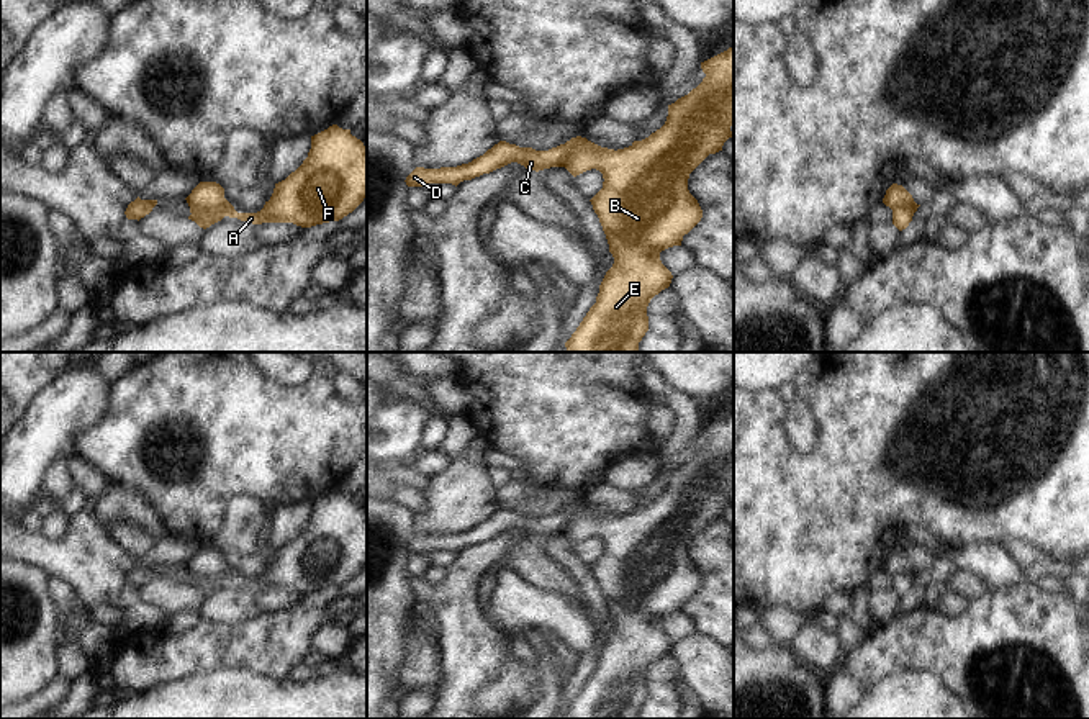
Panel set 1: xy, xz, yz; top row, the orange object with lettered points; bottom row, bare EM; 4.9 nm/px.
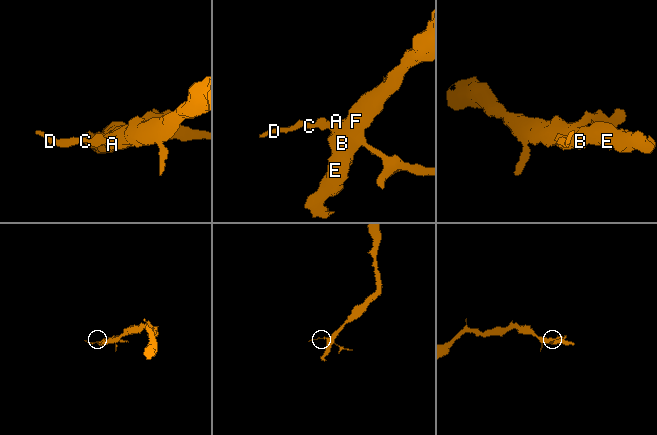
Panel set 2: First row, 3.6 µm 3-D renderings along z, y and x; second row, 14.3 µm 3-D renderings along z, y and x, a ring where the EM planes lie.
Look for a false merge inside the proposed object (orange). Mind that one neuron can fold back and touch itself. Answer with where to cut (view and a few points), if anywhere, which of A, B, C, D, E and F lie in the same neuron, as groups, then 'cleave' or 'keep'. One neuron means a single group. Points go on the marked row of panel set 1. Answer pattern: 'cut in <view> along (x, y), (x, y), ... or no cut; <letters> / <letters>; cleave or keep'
cut in xy along (190, 205), (200, 210), (216, 210), (223, 217); A B E F / C D; cleave

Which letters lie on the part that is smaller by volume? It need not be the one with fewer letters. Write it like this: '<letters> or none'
C, D

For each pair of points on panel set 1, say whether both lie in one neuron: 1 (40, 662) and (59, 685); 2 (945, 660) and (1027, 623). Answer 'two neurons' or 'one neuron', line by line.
1: two neurons
2: one neuron

